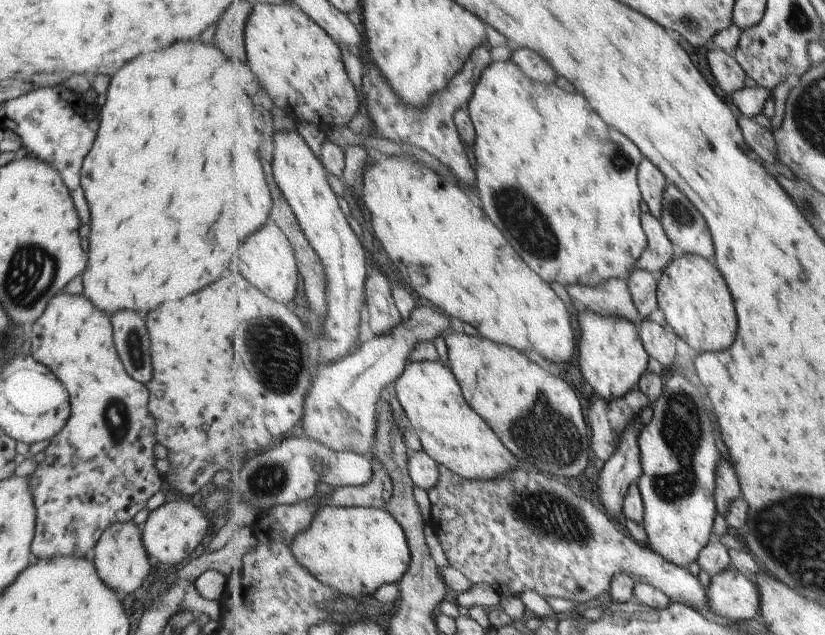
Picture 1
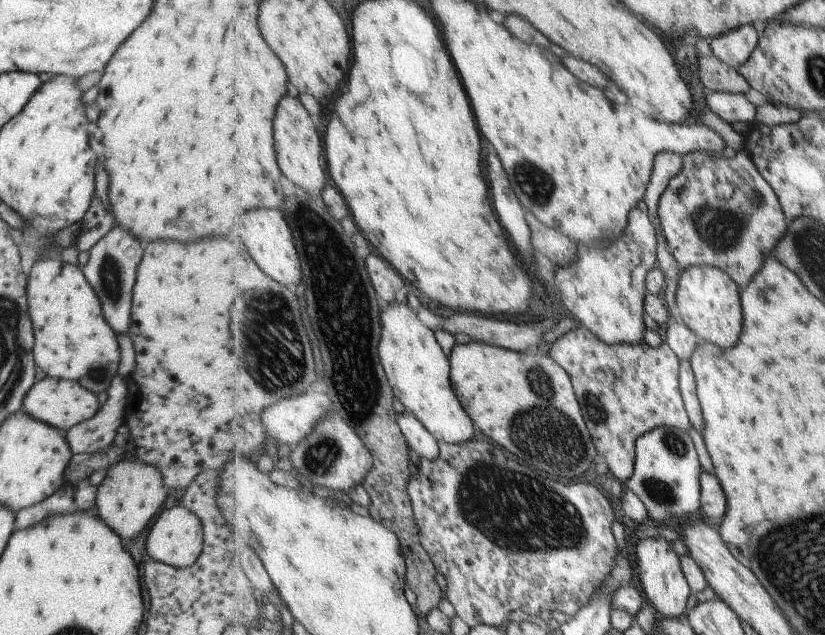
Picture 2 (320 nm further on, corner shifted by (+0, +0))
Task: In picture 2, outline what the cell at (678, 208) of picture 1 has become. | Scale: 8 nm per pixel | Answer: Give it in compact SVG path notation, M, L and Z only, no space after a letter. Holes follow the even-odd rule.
M747 150L737 151L735 160L731 158L723 157L720 153L709 153L708 151L693 151L687 153L684 156L684 167L683 170L671 179L667 190L661 195L658 208L658 218L660 220L662 234L666 238L666 243L668 244L668 249L675 259L678 260L682 268L682 272L685 269L689 269L693 265L711 265L721 270L726 271L731 278L735 279L735 282L743 288L750 284L754 280L756 275L762 270L766 264L765 260L770 256L775 254L775 250L779 243L781 243L790 232L790 220L786 217L783 208L781 208L780 198L775 189L771 186L771 183L759 172L758 167L750 157L750 153Z

